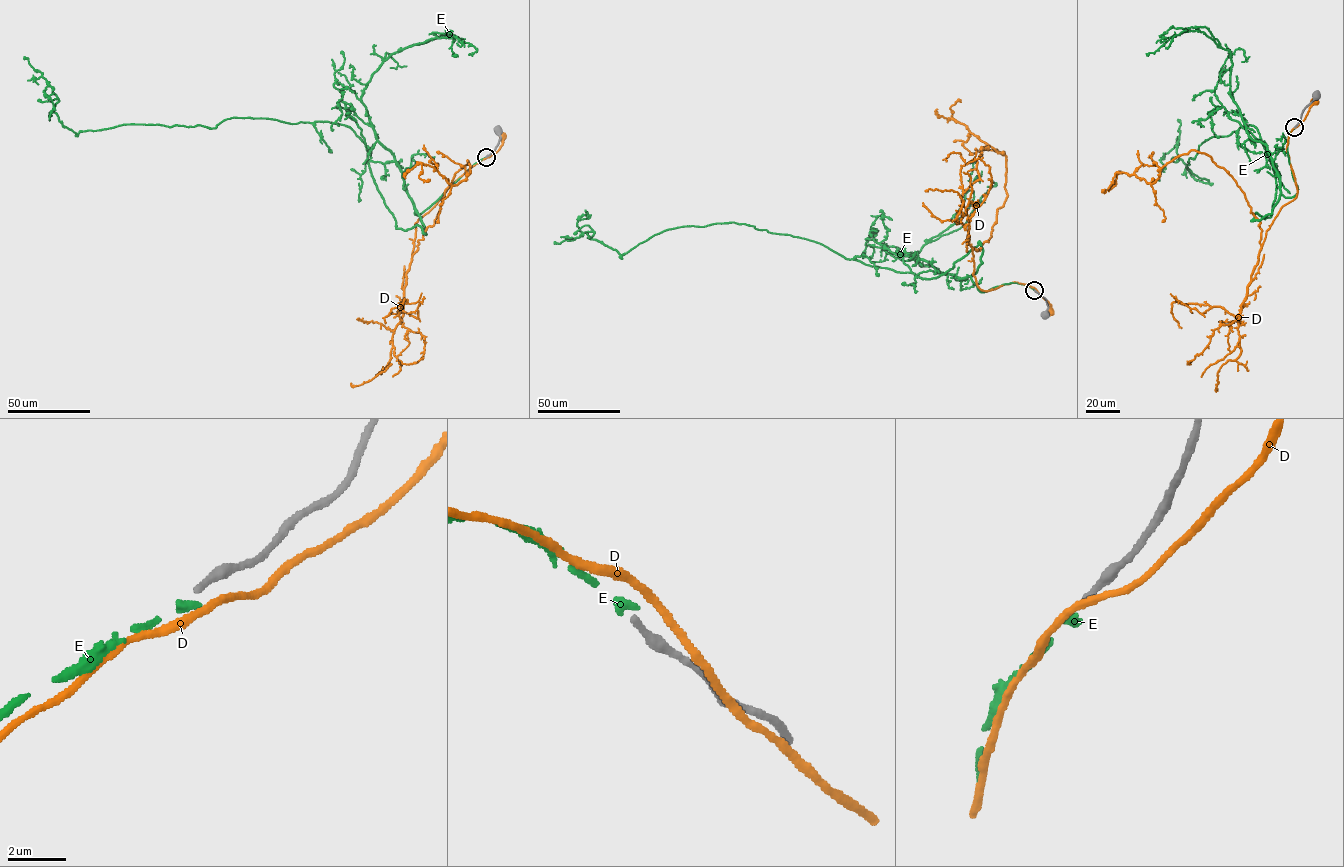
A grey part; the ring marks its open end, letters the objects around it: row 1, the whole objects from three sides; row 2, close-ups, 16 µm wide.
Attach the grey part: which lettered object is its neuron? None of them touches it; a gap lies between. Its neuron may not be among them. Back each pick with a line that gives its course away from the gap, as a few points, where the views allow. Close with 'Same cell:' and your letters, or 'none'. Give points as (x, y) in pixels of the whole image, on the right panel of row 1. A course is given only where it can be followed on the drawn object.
E: it runs (1294, 128), (1291, 197), (1251, 125), (1198, 145), (1186, 167), (1209, 183), (1176, 145), (1159, 181)
Same cell: E

